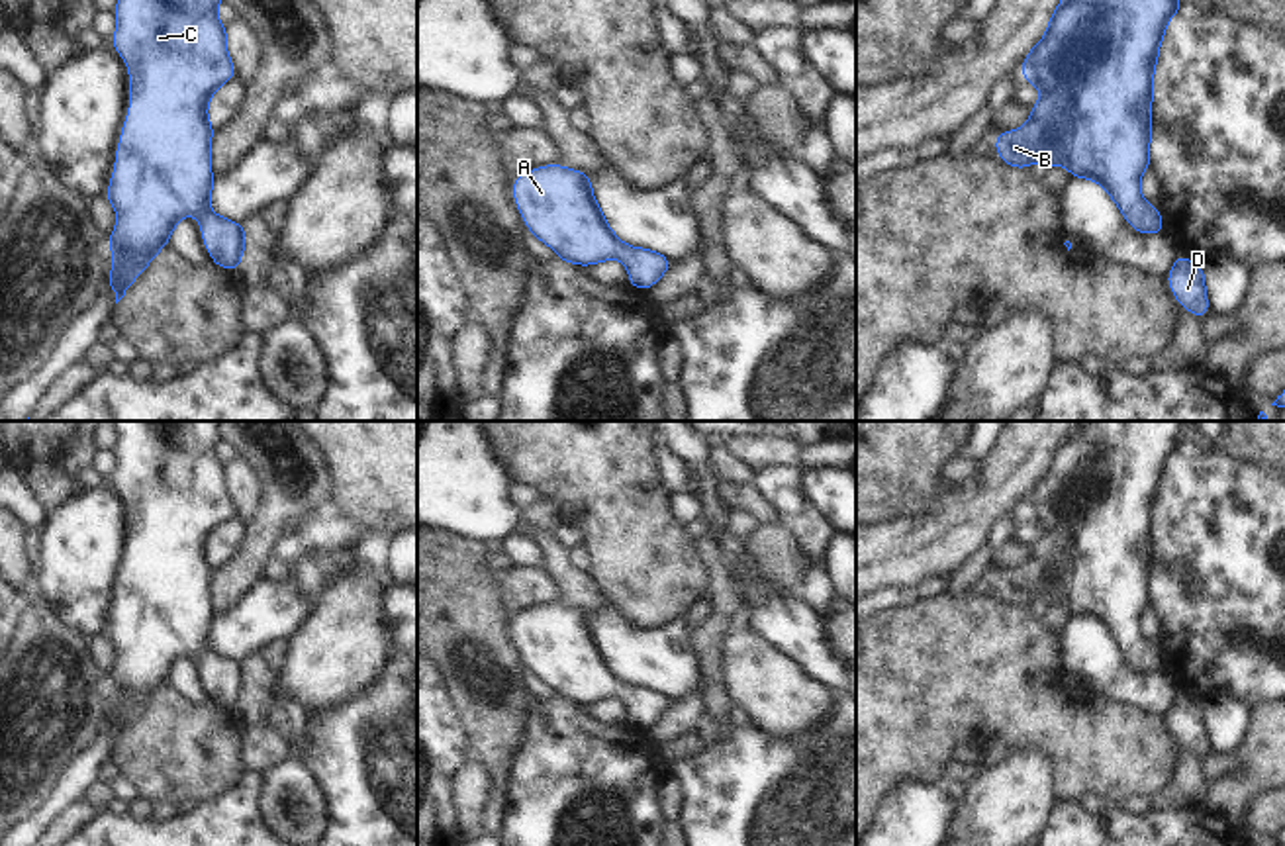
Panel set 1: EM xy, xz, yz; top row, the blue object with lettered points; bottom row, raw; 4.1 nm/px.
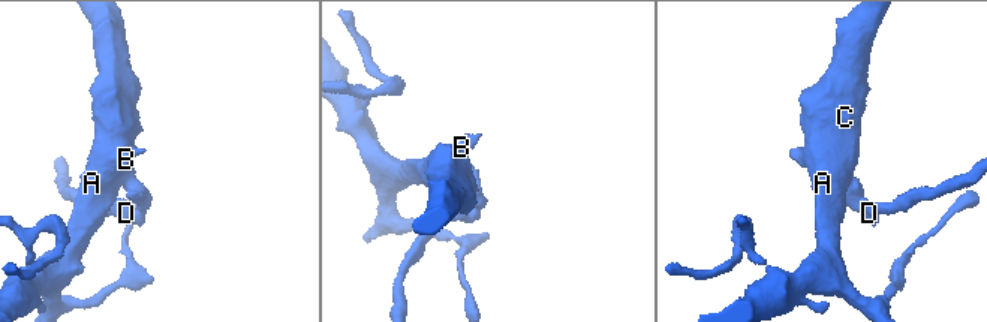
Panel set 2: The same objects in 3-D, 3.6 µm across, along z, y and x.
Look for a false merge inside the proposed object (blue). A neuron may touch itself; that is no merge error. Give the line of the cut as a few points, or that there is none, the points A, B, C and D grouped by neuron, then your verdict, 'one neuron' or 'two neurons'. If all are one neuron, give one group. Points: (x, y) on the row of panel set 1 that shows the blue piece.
no cut; A B C D; one neuron

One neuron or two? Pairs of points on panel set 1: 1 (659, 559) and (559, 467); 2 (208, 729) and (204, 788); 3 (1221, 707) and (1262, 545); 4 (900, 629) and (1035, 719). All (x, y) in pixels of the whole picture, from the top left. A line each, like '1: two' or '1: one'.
1: one
2: one
3: two
4: one

